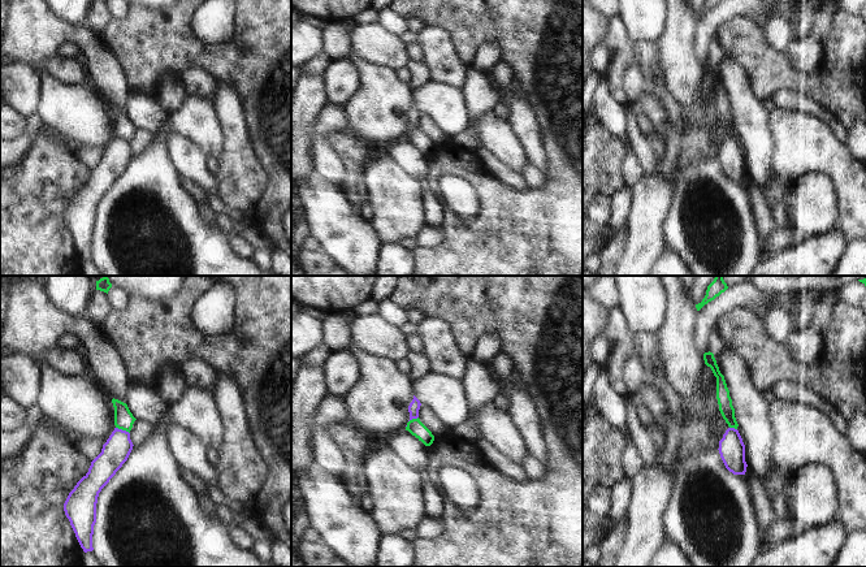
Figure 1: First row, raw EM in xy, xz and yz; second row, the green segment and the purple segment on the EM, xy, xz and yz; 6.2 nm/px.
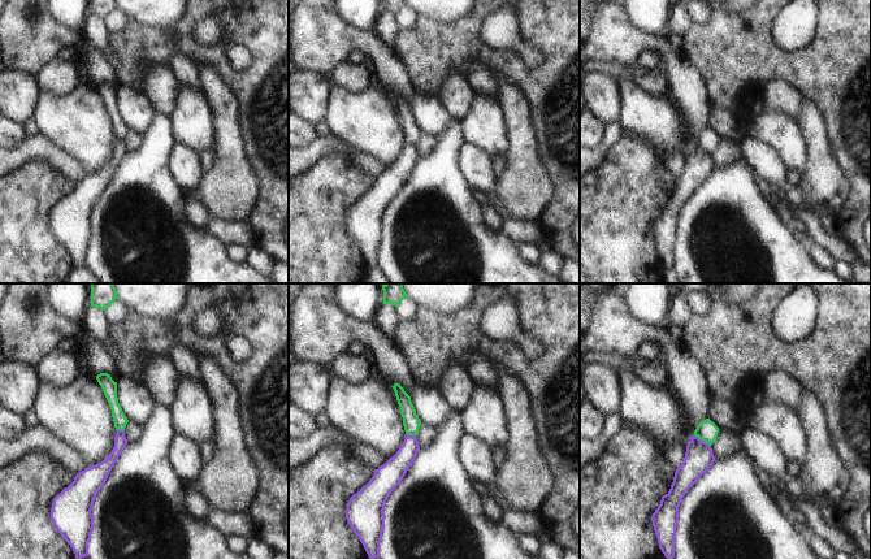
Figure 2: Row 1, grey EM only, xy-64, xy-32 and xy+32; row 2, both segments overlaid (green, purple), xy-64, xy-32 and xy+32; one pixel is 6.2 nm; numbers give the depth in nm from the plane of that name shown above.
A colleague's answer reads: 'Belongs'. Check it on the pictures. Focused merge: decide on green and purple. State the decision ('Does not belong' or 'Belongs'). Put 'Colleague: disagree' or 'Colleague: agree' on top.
Colleague: disagree
Does not belong.

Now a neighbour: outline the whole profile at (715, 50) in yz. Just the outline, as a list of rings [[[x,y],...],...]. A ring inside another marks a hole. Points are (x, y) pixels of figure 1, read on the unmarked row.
[[[719,30],[715,33],[714,38],[710,40],[709,55],[710,55],[710,61],[713,62],[726,56],[723,46],[720,43]]]

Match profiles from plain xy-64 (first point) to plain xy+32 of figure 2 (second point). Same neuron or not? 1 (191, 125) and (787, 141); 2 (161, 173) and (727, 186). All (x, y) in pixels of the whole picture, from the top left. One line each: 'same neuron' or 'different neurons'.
1: same neuron
2: same neuron

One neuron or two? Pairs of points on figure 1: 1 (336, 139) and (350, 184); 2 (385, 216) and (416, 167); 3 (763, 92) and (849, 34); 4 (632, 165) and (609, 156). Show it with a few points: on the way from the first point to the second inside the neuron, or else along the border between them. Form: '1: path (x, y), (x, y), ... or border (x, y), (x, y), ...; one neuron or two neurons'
1: path (346, 150), (353, 156), (353, 173); one neuron
2: path (397, 204), (397, 186), (405, 178); one neuron
3: path (789, 82), (822, 82), (844, 60); one neuron
4: border (627, 154), (620, 164), (624, 185); two neurons

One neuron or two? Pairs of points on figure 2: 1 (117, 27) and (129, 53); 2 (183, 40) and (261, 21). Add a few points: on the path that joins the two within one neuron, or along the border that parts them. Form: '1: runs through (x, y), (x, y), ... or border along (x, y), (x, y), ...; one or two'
1: border along (131, 21), (121, 34), (112, 35); two
2: runs through (203, 50), (215, 50), (242, 22); one

